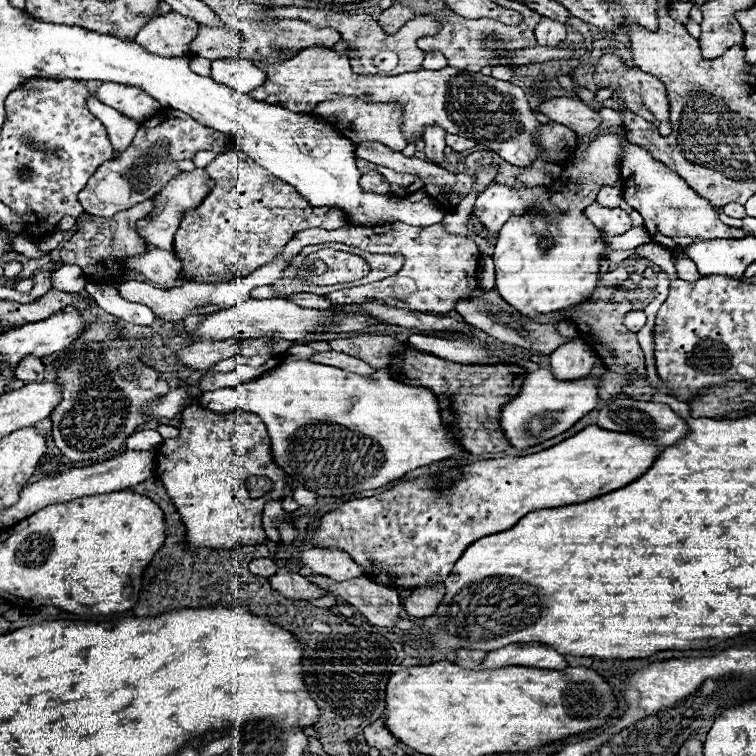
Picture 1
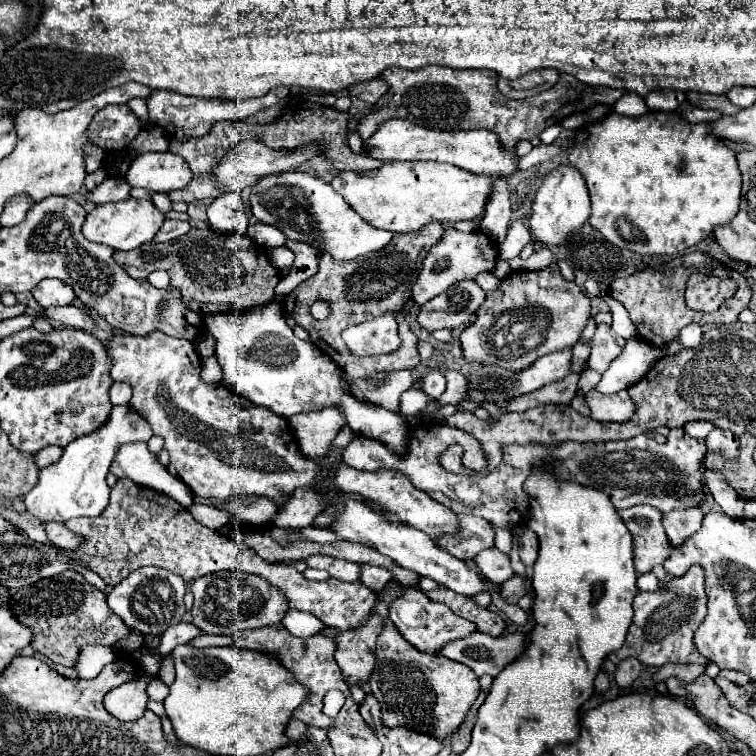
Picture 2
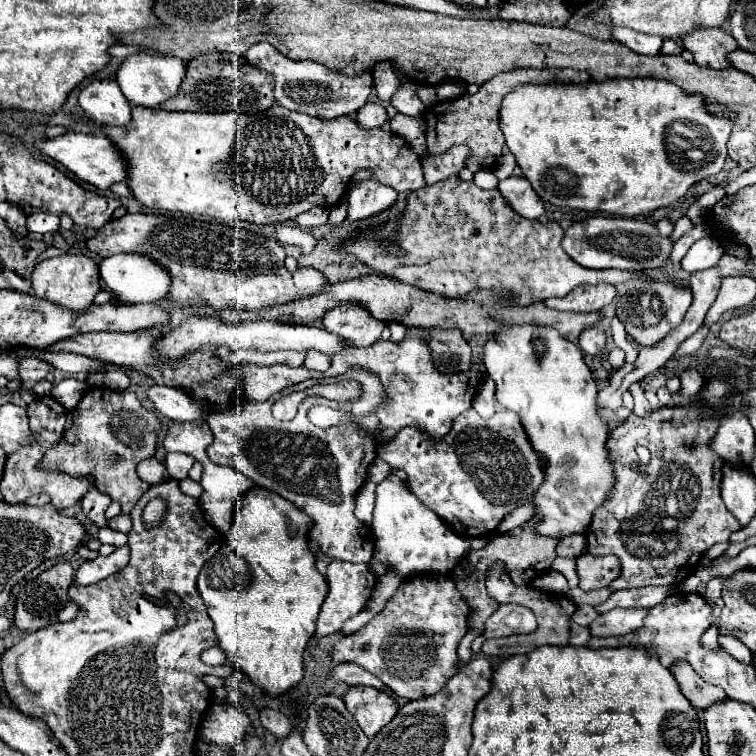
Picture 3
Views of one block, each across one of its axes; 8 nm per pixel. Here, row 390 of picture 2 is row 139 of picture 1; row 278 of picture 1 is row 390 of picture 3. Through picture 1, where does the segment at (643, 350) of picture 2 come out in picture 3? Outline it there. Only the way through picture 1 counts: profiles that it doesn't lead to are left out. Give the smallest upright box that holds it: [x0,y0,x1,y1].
[482,324,612,538]

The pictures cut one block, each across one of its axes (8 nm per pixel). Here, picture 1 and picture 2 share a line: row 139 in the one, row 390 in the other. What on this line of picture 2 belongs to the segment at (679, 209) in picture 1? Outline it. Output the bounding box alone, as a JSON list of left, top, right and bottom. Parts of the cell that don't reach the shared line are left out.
[584,390,634,422]

